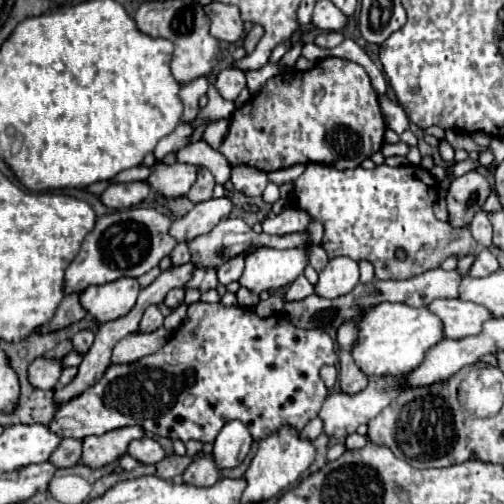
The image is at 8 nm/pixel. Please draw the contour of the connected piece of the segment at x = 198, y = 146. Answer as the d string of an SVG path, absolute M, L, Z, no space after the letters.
M199 139L195 143L189 143L185 145L183 149L177 151L177 161L181 163L191 163L191 165L203 165L207 167L215 181L217 183L225 183L229 179L229 171L231 171L231 165L229 161L225 159L223 153L219 153L217 149L213 149L207 141Z

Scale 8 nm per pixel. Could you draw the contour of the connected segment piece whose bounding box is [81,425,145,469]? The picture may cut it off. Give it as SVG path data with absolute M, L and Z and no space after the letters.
M131 425L131 427L121 427L121 429L113 429L105 435L97 435L97 437L85 437L83 439L83 455L81 455L81 463L89 465L89 467L103 467L107 463L117 461L121 455L127 453L127 447L133 439L141 439L143 427Z

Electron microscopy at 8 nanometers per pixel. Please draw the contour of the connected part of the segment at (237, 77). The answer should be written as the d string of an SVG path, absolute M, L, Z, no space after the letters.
M229 67L225 71L221 71L215 79L215 87L219 89L221 97L227 101L235 101L237 95L241 93L241 89L245 87L245 73L241 69Z

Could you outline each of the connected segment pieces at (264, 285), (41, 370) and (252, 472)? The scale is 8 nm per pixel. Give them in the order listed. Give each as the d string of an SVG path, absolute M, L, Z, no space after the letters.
M261 247L245 257L245 271L239 283L253 293L281 289L303 275L309 265L307 249Z
M39 357L29 367L29 381L37 389L55 389L55 385L59 383L61 371L63 371L63 365L59 359Z
M293 425L279 427L273 435L267 435L265 439L259 441L257 455L253 457L245 479L247 479L247 489L243 491L241 503L253 503L253 501L265 501L295 483L303 471L309 469L309 465L315 459L315 445L311 439L301 437L301 431L297 431Z

